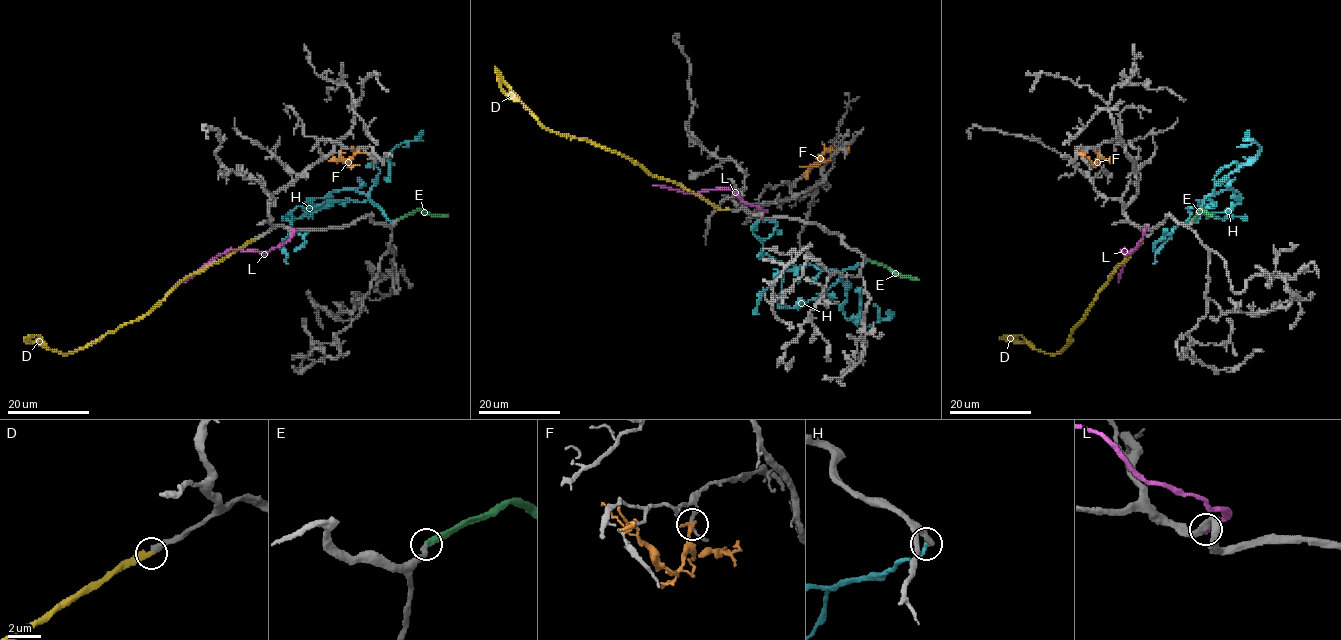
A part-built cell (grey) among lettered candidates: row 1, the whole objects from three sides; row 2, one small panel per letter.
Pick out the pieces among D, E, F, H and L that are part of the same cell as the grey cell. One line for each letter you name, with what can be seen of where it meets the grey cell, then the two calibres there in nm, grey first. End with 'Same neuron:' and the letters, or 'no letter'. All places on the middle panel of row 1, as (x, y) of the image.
D: contact (727, 209); calibres 300 and 280 nm
E: contact (867, 260); calibres 320 and 320 nm
Same neuron: D, E

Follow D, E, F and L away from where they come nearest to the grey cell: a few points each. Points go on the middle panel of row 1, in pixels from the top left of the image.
D: (726, 209), (718, 209), (675, 182), (650, 175), (639, 165), (615, 152), (544, 127), (494, 67)
E: (867, 260), (918, 279)
F: (811, 166), (827, 151), (848, 151)
L: (759, 214), (763, 210), (746, 203), (729, 189), (691, 193), (653, 185)

